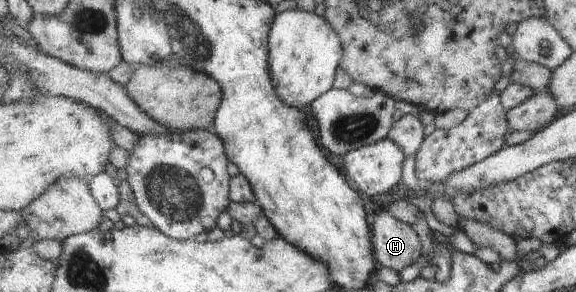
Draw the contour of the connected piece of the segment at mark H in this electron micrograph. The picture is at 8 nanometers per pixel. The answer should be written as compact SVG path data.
M387 209L376 216L372 234L375 258L381 265L401 272L403 268L423 260L417 232Z

